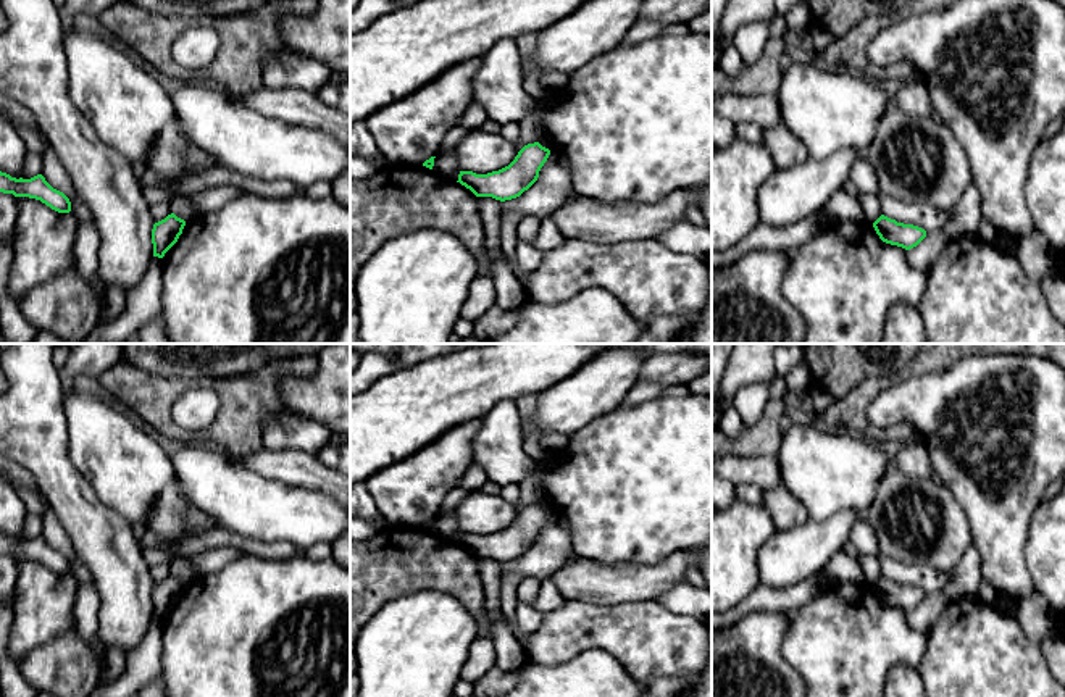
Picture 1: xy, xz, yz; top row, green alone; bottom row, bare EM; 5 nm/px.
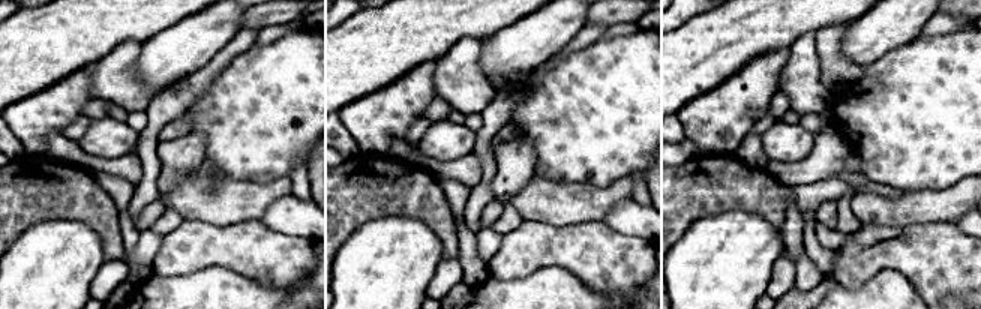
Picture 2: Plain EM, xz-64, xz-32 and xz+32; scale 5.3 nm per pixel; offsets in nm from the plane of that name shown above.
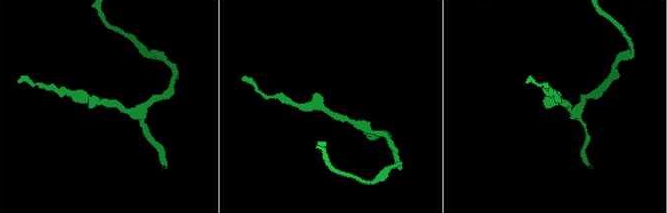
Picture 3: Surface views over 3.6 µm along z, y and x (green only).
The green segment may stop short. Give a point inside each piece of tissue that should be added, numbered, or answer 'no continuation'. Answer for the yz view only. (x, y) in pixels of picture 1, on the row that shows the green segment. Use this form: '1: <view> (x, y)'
no continuation

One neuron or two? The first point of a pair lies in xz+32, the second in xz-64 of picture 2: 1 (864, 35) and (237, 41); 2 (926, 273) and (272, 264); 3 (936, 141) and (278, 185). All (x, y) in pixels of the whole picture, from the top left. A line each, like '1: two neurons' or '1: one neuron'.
1: two neurons
2: one neuron
3: two neurons

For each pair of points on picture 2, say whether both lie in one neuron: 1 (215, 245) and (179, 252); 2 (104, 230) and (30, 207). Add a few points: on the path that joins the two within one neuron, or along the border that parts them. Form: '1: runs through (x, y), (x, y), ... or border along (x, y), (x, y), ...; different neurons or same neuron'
1: runs through (206, 245), (195, 245), (188, 249); same neuron
2: runs through (86, 212), (81, 207), (48, 207); same neuron

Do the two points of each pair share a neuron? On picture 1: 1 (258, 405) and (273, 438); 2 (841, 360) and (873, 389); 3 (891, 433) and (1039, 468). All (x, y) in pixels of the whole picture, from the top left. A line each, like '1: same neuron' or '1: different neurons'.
1: different neurons
2: different neurons
3: different neurons

